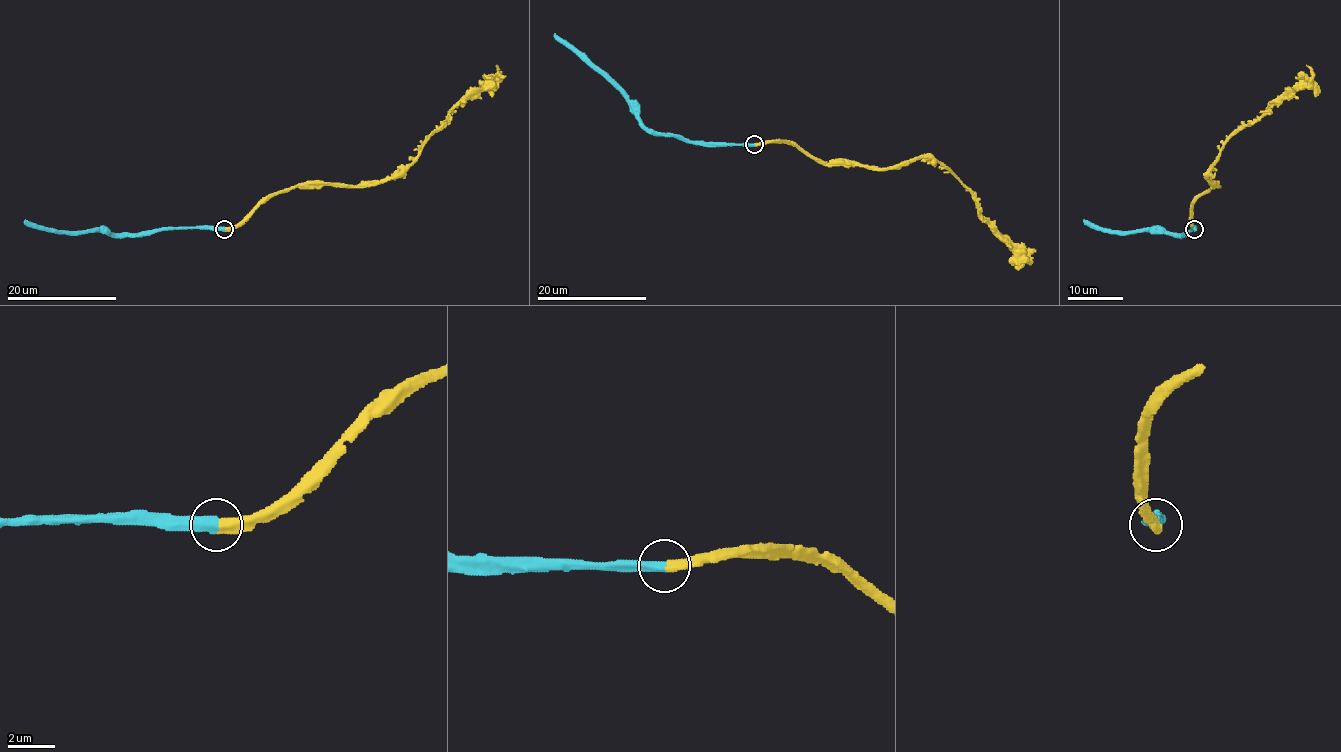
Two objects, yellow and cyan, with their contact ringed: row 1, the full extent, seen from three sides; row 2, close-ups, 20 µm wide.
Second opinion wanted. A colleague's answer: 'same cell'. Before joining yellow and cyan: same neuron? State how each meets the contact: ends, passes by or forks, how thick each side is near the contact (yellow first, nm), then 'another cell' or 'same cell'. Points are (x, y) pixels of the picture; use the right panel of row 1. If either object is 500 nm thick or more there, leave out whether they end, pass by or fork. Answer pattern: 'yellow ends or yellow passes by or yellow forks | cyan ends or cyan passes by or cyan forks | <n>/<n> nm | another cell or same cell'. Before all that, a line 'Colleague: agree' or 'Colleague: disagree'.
Colleague: agree
yellow ends | cyan ends | 480/460 nm | same cell

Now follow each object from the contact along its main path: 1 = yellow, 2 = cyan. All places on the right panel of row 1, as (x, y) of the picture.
1: (1195, 228), (1192, 204), (1218, 186), (1208, 169), (1219, 149), (1310, 79), (1306, 65)
2: (1195, 228), (1185, 234), (1106, 231), (1090, 227), (1084, 220)

